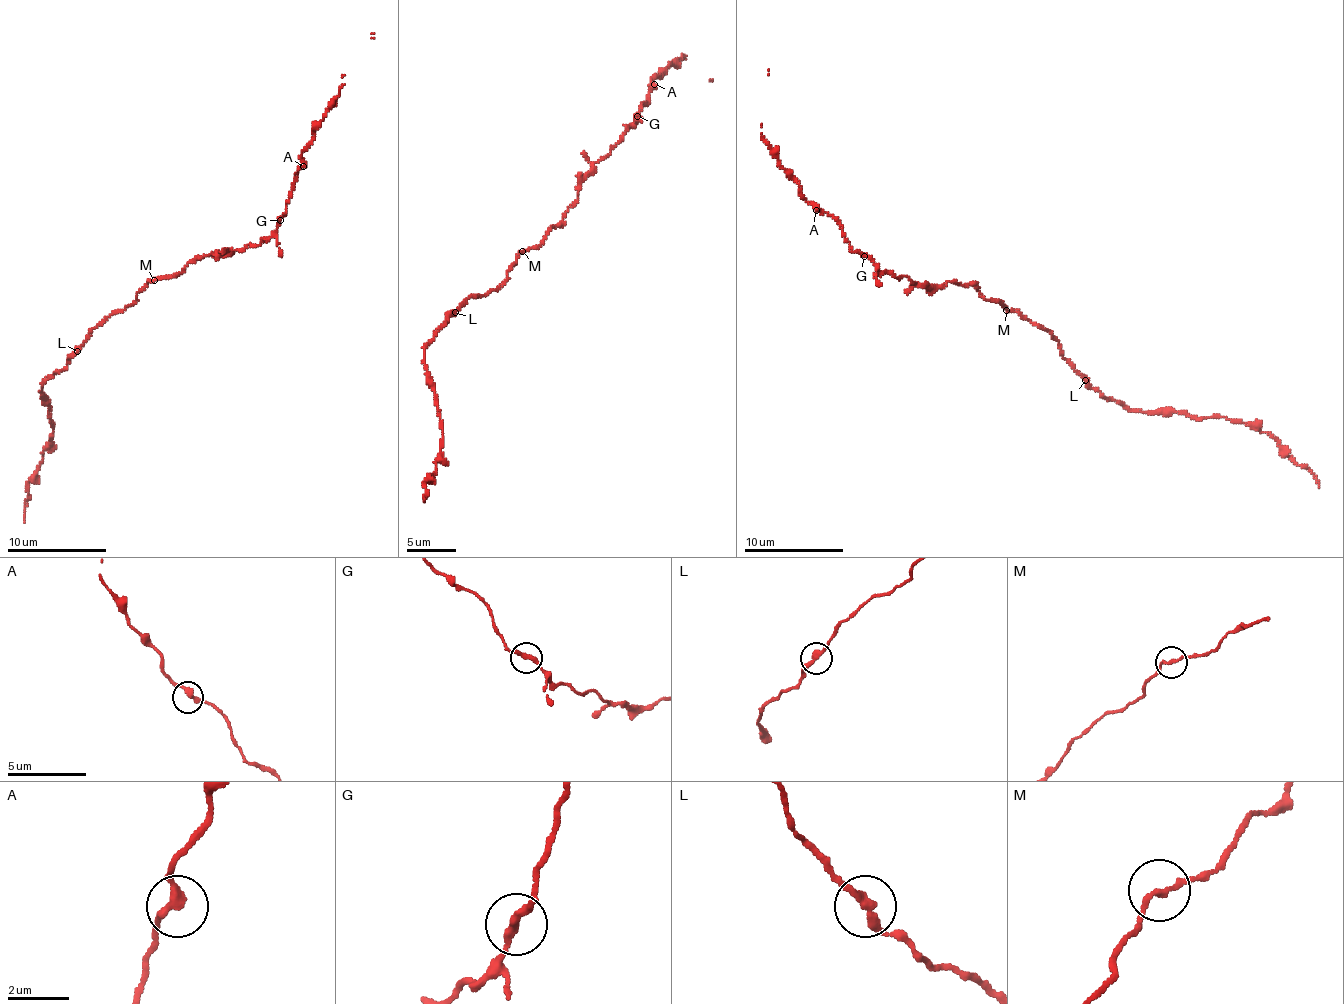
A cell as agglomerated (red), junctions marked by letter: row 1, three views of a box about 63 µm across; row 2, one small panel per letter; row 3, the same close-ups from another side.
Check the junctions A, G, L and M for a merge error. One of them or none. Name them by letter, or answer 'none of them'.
none of them

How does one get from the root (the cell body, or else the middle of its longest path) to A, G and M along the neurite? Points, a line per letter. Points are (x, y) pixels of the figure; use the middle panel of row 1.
A: (536, 245), (578, 198), (578, 182), (637, 119), (654, 84)
G: (536, 245), (541, 243), (546, 232), (563, 219), (568, 207), (578, 198), (578, 182), (610, 152), (637, 116)
M: (536, 245), (521, 252)

